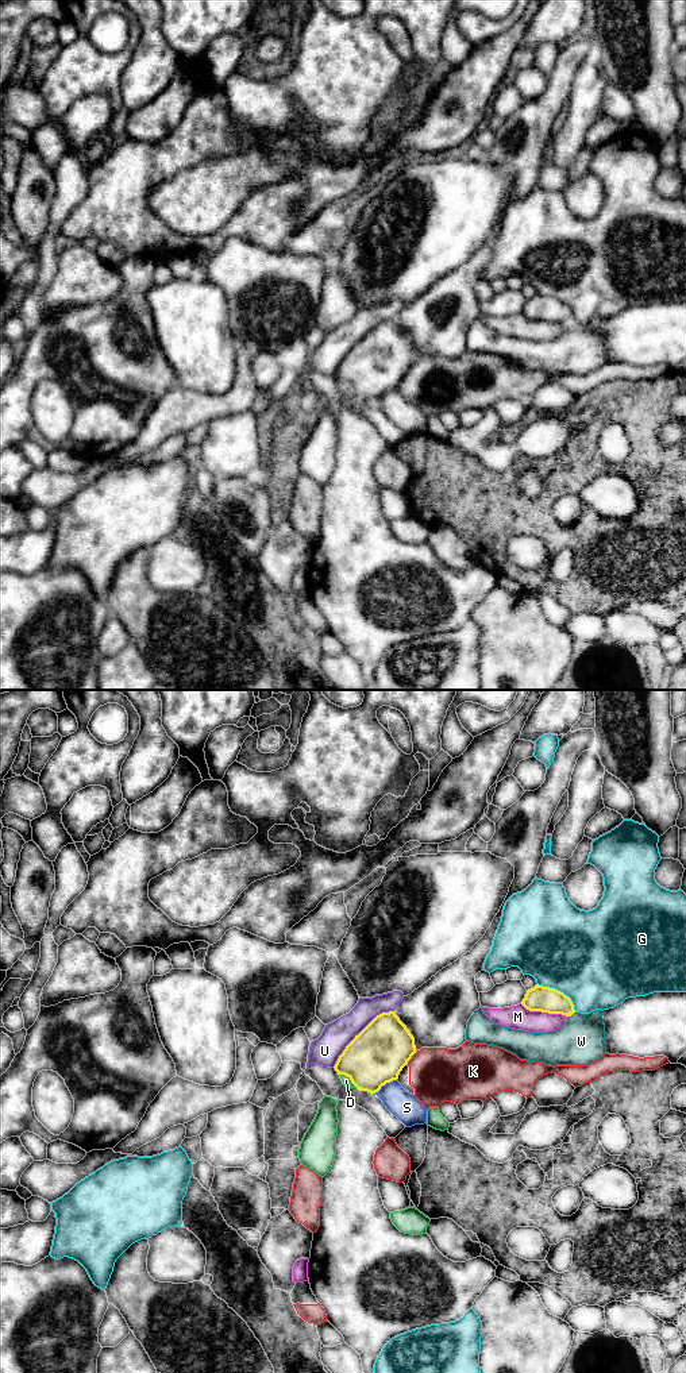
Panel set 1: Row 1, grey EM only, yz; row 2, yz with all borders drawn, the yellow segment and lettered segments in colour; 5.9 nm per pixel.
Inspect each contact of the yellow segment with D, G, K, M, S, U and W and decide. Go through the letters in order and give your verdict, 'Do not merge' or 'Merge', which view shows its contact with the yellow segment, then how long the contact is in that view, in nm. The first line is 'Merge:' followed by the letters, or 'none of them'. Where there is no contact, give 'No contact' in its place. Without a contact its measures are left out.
Merge: U
D: Do not merge. Touches yellow in yz. Shared border 140 nm
G: Do not merge. Touches yellow in yz. Shared border 280 nm
K: Do not merge. Touches yellow in yz. Shared border 90 nm
M: Do not merge. Touches yellow in yz. Shared border 300 nm
S: Do not merge. Touches yellow in yz. Shared border 150 nm
U: Merge. Touches yellow in yz. Shared border 500 nm
W: Do not merge. Touches yellow in yz. Shared border 50 nm

